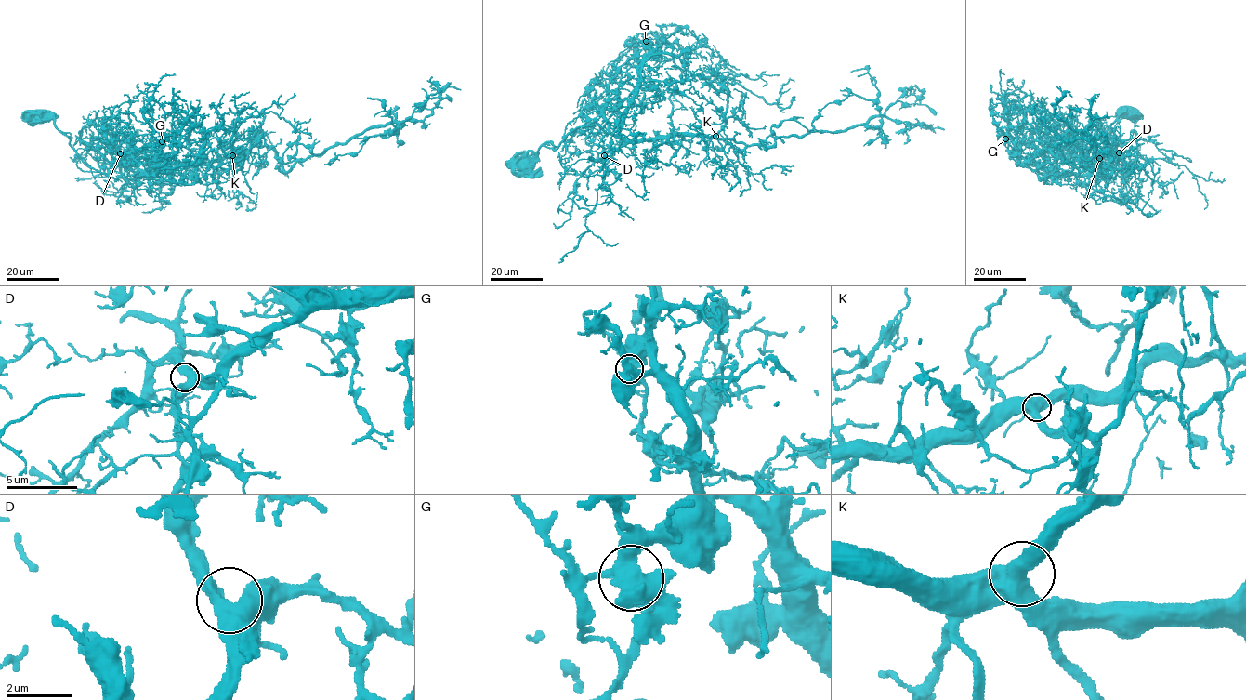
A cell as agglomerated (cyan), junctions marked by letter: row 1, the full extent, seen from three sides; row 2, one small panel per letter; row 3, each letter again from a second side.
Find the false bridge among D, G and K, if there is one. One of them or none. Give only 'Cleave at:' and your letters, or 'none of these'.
Cleave at: G

